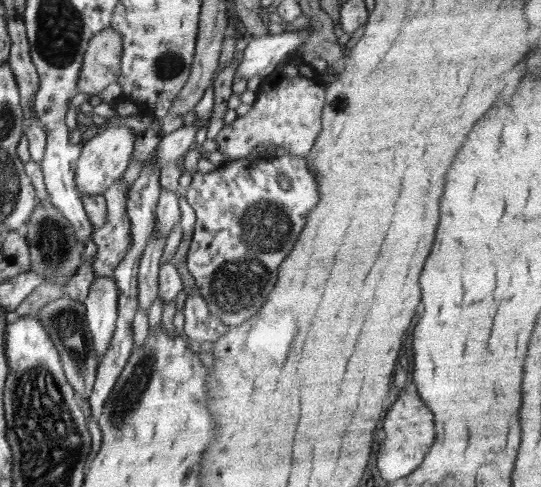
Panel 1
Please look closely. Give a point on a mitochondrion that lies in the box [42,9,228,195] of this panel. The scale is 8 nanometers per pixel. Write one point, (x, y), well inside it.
(168, 65)

